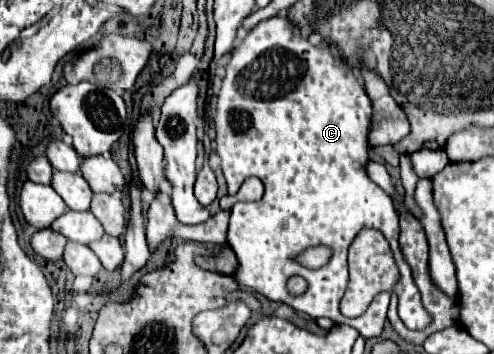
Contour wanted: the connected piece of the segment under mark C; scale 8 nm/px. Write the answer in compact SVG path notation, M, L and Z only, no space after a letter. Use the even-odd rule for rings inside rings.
M273 16L269 20L259 22L251 34L243 40L241 46L233 50L231 62L225 66L225 78L221 92L217 96L217 114L215 114L215 128L217 128L217 154L221 158L221 168L229 186L229 194L235 194L245 178L257 176L263 186L265 194L259 202L239 202L231 208L231 222L227 242L237 254L237 270L235 278L243 286L263 294L269 300L285 302L295 310L301 310L313 318L329 318L335 324L349 324L363 338L375 338L383 334L387 308L389 308L389 292L381 292L373 298L365 314L359 318L345 318L339 312L339 302L343 292L349 284L347 272L347 248L363 228L377 228L385 234L391 244L393 258L399 266L403 290L395 290L399 296L401 316L409 328L421 330L429 324L429 314L425 312L421 298L417 294L417 286L411 278L411 268L405 262L401 248L399 248L399 214L393 210L391 198L367 176L365 166L369 162L369 126L373 116L373 104L365 92L365 86L359 78L339 66L331 44L321 42L321 46L313 46L301 34L295 34L295 24L285 16ZM313 246L327 246L331 248L329 264L309 270L297 262L297 256ZM289 276L303 276L309 282L309 290L301 296L291 296L285 288Z

